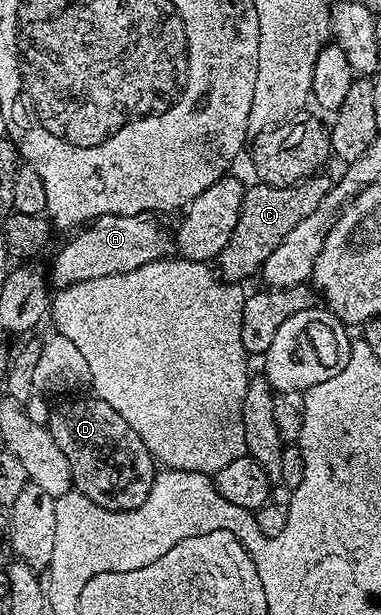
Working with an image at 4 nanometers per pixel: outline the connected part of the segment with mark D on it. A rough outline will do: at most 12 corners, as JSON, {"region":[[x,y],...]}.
{"region":[[94,396],[60,401],[49,425],[74,489],[136,510],[157,463]]}

